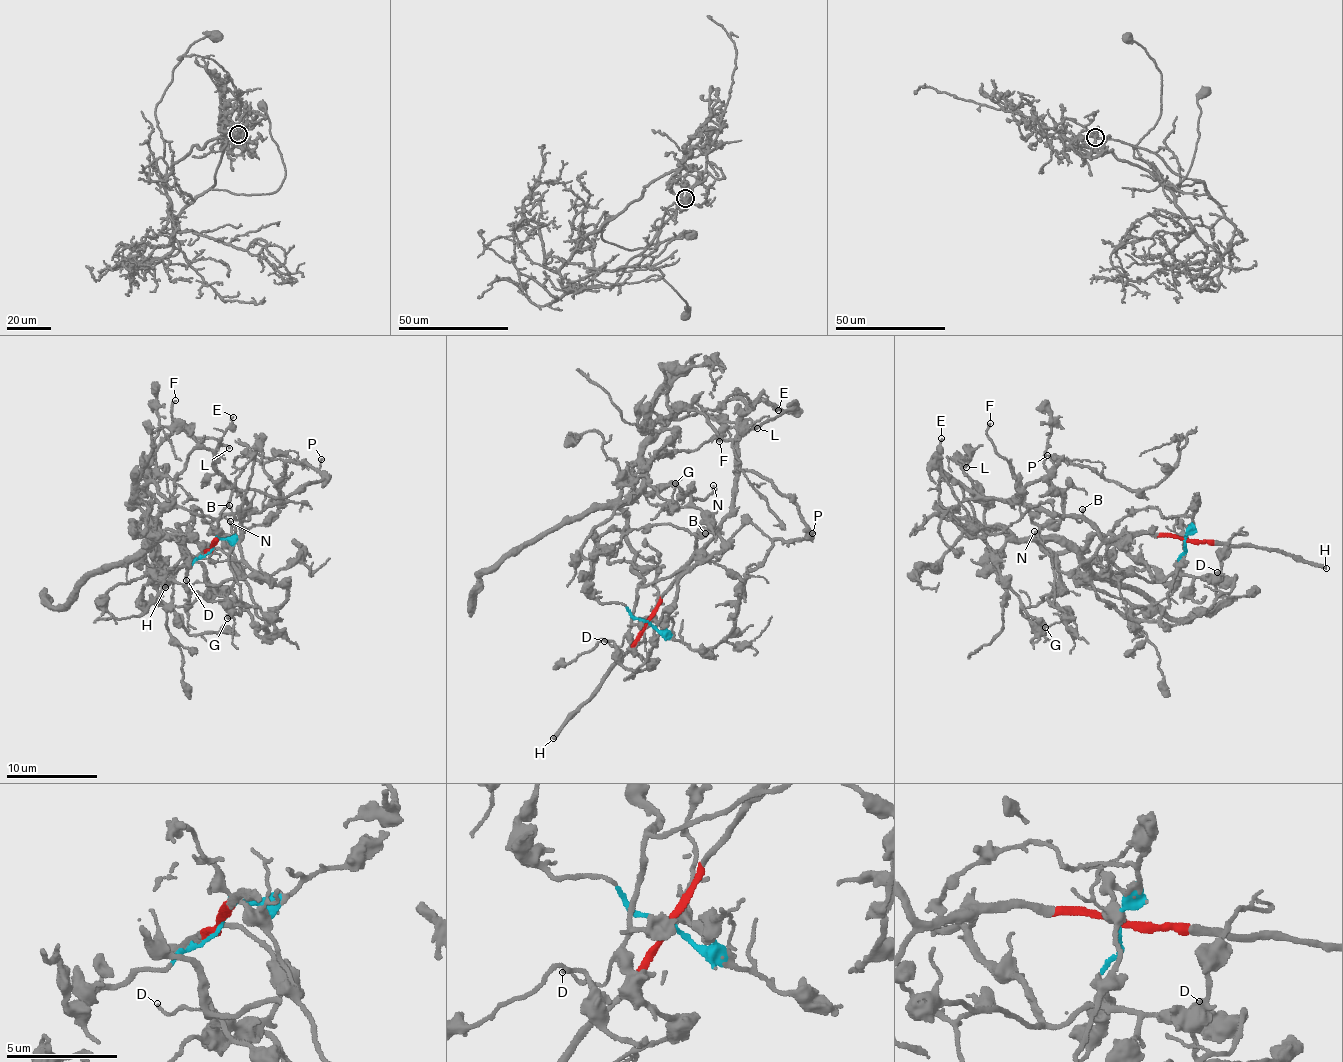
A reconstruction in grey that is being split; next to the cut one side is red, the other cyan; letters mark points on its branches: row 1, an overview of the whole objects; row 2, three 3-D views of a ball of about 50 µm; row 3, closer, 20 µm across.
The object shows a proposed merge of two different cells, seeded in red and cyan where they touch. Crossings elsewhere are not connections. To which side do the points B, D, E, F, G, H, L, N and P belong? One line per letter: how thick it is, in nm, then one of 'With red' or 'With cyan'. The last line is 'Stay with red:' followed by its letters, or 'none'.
B: Thickness 120 nm. With red
D: Thickness 100 nm. With cyan
E: Thickness 120 nm. With red
F: Thickness 160 nm. With cyan
G: Thickness 120 nm. With cyan
H: Thickness 320 nm. With red
L: Thickness 170 nm. With cyan
N: Thickness 160 nm. With cyan
P: Thickness 110 nm. With red
Stay with red: B, E, H, P

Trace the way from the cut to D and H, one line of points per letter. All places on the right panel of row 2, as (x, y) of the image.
D: (1185, 540), (1182, 570), (1166, 583), (1151, 566), (1110, 559), (1109, 545), (1121, 543), (1156, 581), (1217, 572)
H: (1185, 540), (1279, 548), (1326, 568)

